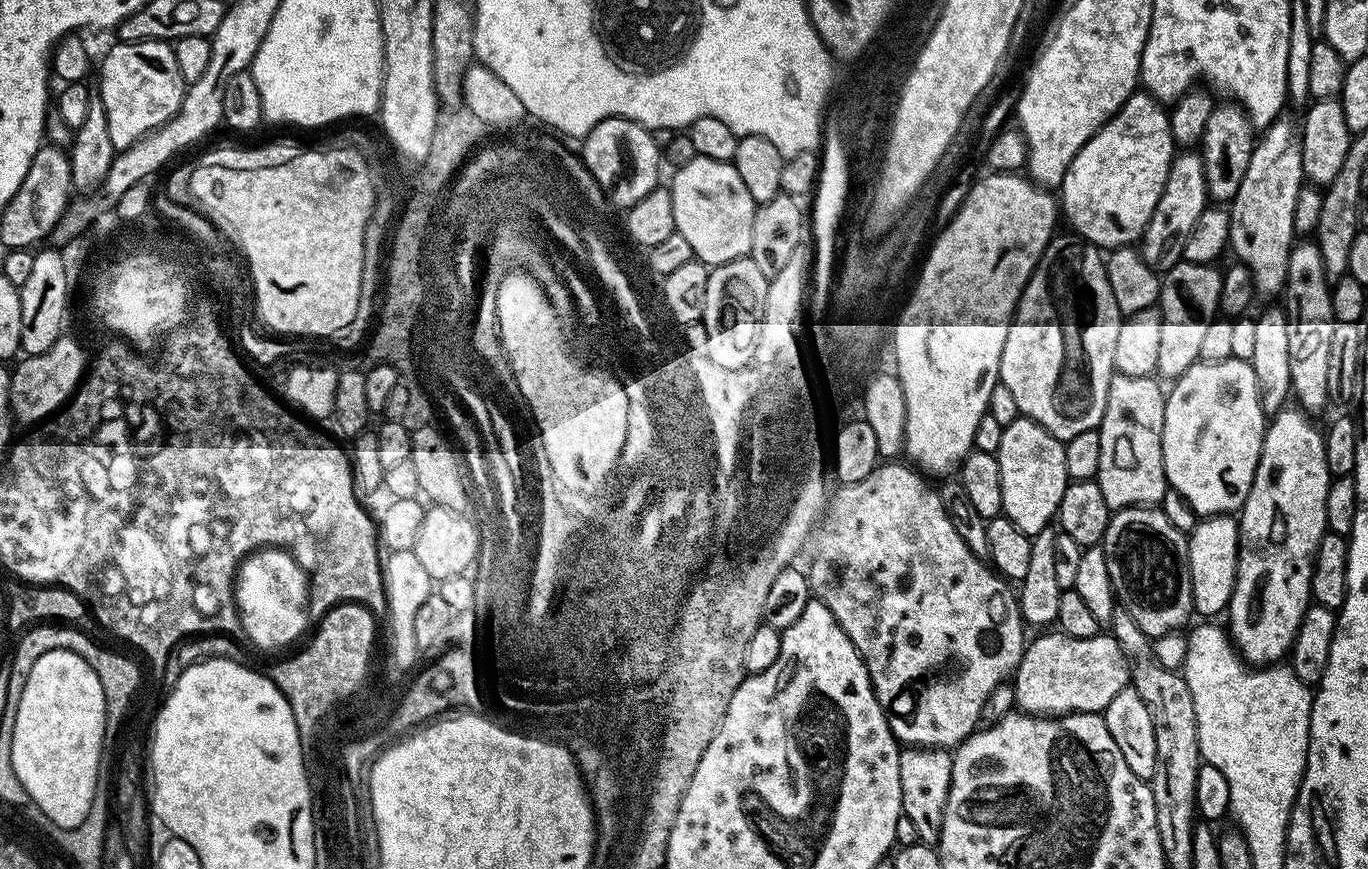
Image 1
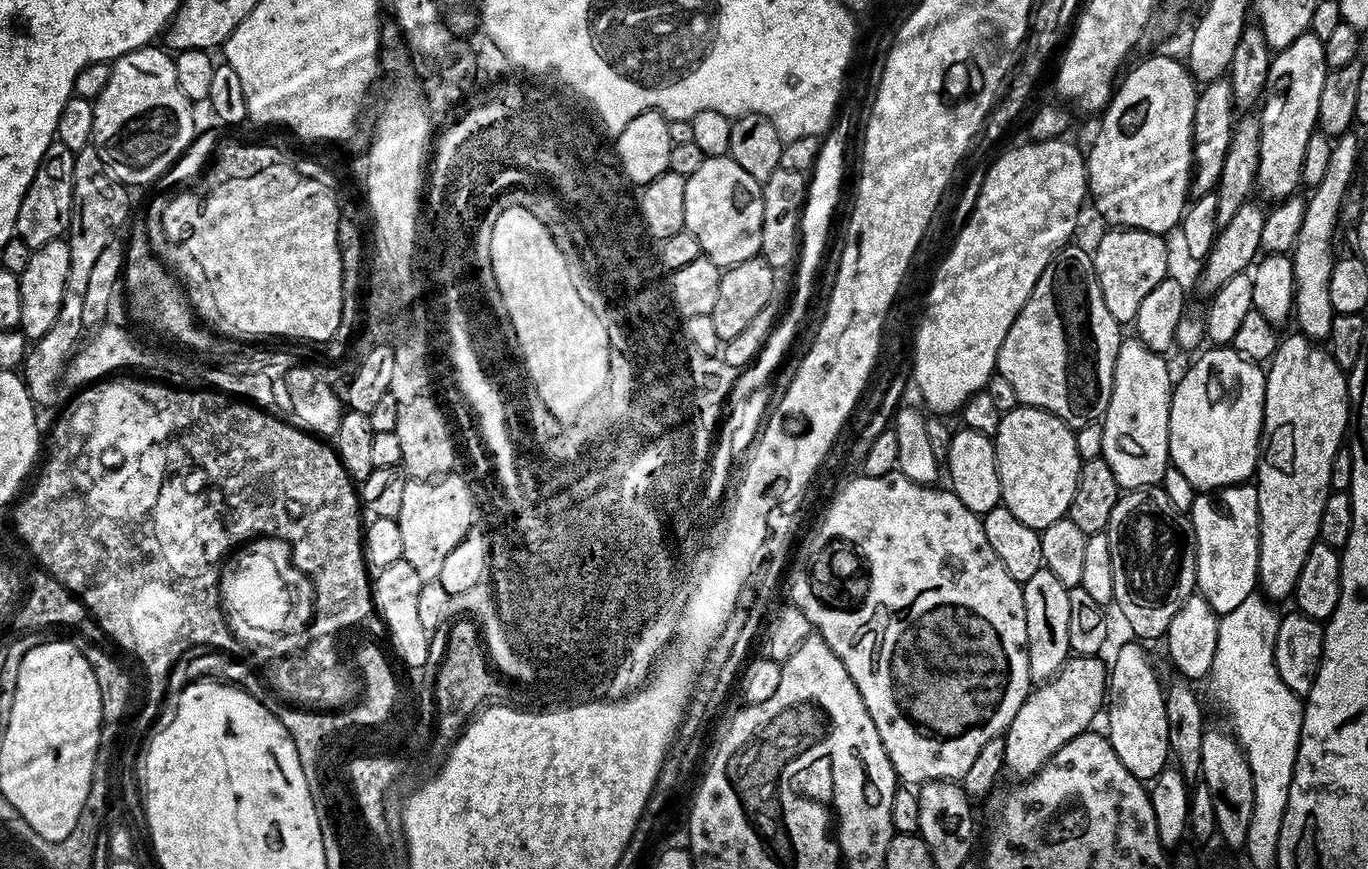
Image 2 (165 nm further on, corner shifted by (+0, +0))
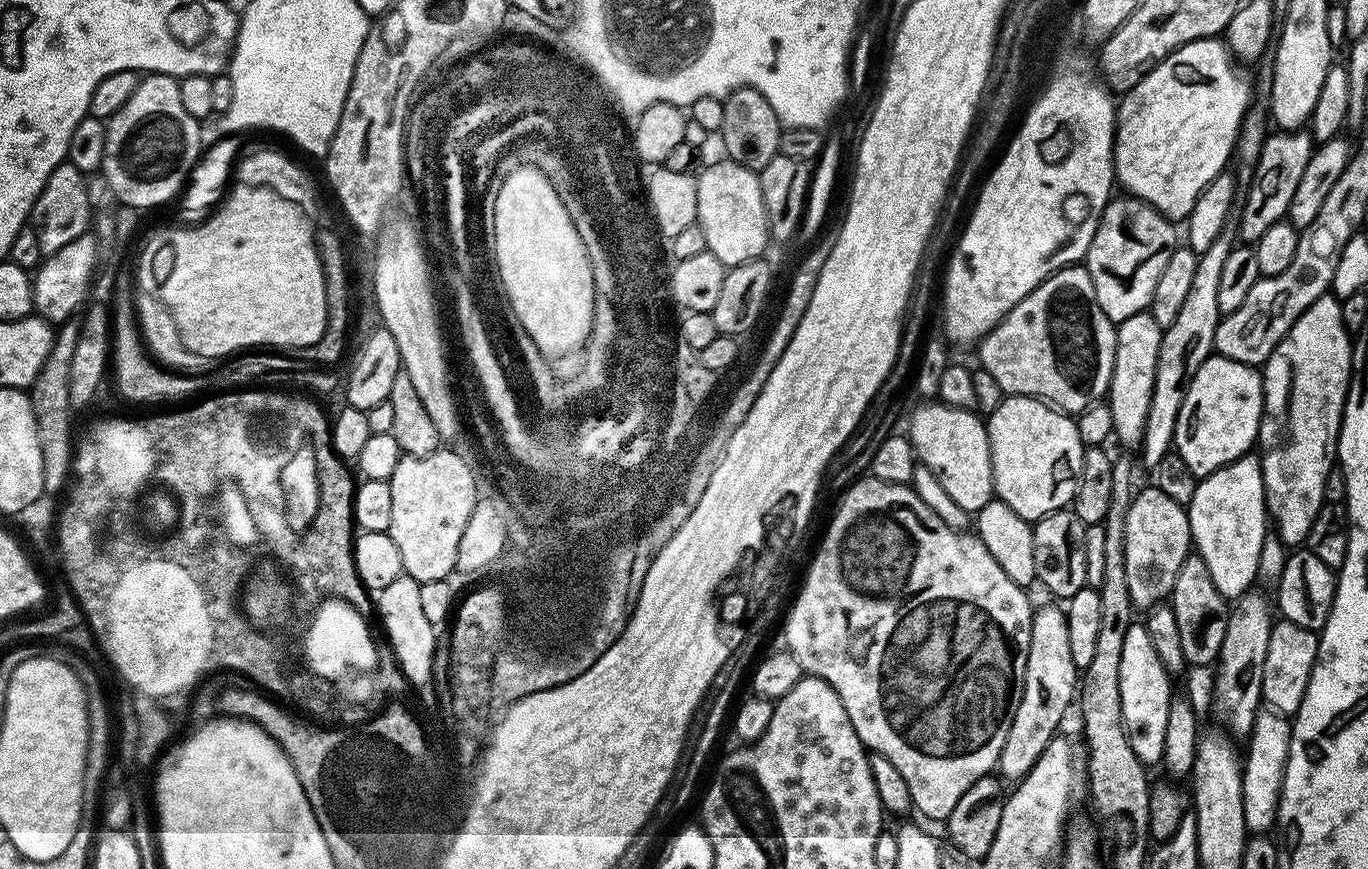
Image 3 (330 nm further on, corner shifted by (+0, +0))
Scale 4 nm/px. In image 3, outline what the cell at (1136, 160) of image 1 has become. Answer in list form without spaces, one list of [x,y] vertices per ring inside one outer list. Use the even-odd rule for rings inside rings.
[[[1209,38],[1206,40],[1195,40],[1171,52],[1162,63],[1154,65],[1129,92],[1123,93],[1122,99],[1119,101],[1116,109],[1114,166],[1116,167],[1115,183],[1119,187],[1121,184],[1124,187],[1121,189],[1127,195],[1137,196],[1138,199],[1146,201],[1147,204],[1158,209],[1167,220],[1173,222],[1187,221],[1188,216],[1194,210],[1194,202],[1198,202],[1202,190],[1206,190],[1206,186],[1210,186],[1210,182],[1219,172],[1223,172],[1229,167],[1228,159],[1230,161],[1233,159],[1236,150],[1236,139],[1240,137],[1240,127],[1244,121],[1244,115],[1248,113],[1249,108],[1254,103],[1253,81],[1251,79],[1248,81],[1236,67],[1238,67],[1237,61],[1234,59],[1232,52],[1228,49],[1228,45],[1223,39]]]

